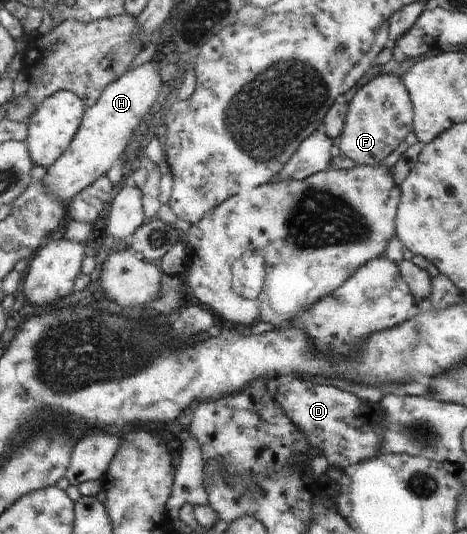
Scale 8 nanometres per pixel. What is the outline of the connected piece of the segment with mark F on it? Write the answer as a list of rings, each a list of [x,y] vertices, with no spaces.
[[[391,74],[380,75],[360,88],[347,103],[344,128],[337,140],[341,154],[357,165],[377,165],[406,140],[413,132],[414,106],[410,94],[400,78]]]

